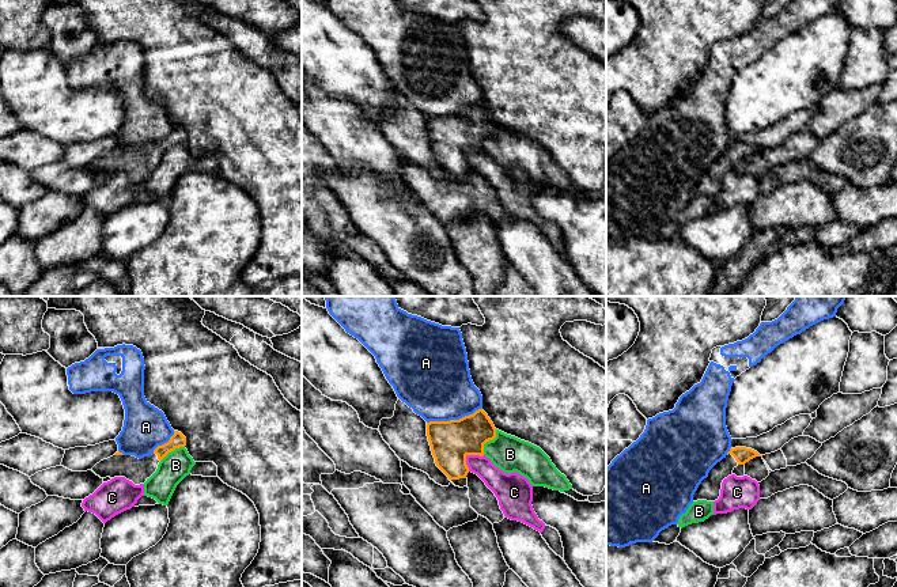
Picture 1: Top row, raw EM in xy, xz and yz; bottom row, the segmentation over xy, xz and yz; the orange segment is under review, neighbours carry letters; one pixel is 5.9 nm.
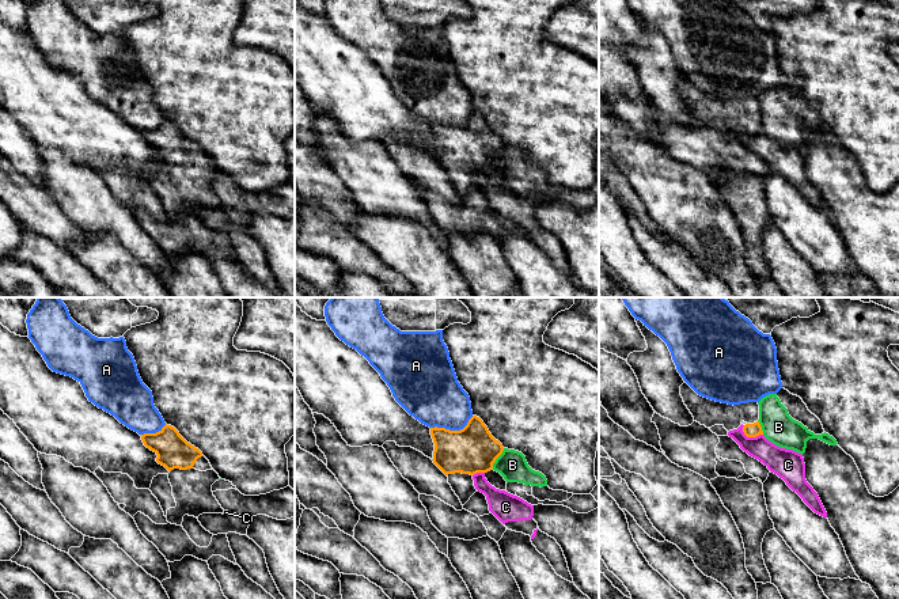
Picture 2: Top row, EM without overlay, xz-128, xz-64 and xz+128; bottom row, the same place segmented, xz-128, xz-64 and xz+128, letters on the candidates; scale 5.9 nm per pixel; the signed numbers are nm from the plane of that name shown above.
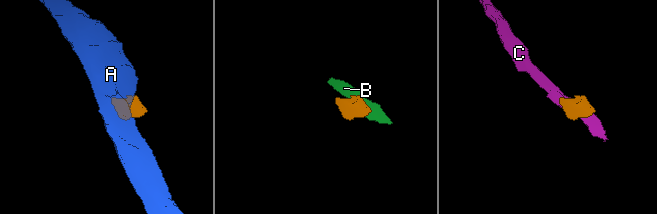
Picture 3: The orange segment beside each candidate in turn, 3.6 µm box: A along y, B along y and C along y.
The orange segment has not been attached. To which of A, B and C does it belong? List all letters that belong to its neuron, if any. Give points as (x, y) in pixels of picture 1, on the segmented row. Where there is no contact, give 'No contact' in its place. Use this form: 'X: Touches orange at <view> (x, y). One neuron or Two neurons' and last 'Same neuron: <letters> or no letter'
A: Touches orange at xz (453, 420). Two neurons
B: Touches orange at xz (488, 440). Two neurons
C: Touches orange at xz (468, 454). Two neurons
Same neuron: no letter

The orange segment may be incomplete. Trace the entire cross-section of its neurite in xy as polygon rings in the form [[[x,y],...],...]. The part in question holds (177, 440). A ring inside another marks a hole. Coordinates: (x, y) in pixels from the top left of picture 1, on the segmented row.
[[[174,431],[170,440],[162,446],[158,446],[154,452],[141,459],[135,455],[124,455],[116,452],[113,457],[101,461],[91,470],[101,478],[125,477],[135,485],[144,484],[158,469],[159,462],[171,451],[186,446],[186,438]]]

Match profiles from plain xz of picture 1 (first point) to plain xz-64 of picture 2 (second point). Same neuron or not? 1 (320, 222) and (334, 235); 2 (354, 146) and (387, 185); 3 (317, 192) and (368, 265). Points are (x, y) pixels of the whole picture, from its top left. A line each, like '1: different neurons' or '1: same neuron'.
1: same neuron
2: same neuron
3: same neuron

